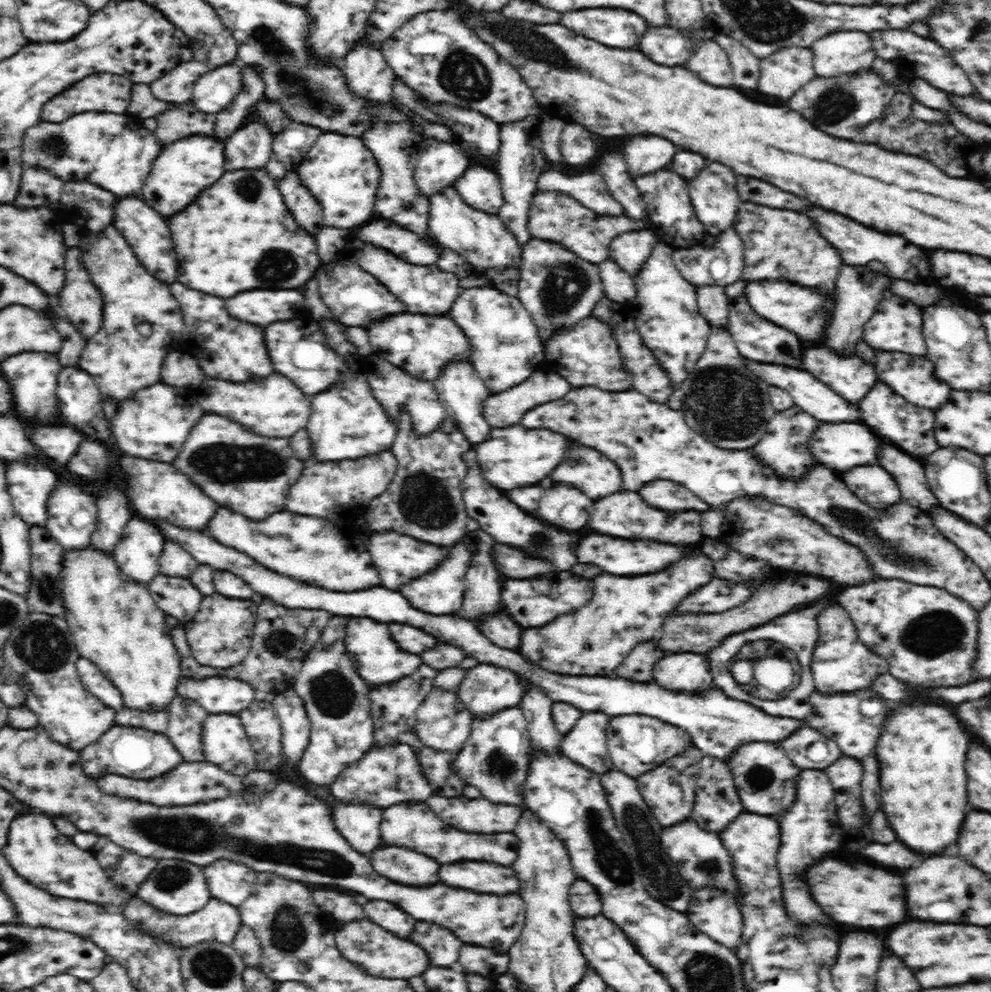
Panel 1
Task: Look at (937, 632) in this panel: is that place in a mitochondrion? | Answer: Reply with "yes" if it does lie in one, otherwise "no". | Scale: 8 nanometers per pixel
yes

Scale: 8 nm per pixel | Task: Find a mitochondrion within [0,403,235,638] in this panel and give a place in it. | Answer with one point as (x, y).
(45, 584)

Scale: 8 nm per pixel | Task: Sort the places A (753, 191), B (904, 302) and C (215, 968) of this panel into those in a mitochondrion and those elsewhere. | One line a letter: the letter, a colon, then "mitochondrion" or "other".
A: other
B: other
C: mitochondrion

